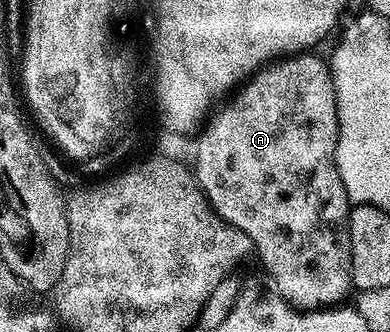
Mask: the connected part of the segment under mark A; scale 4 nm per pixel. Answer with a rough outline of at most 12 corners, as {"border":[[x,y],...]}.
{"border":[[317,53],[225,104],[200,176],[292,307],[353,287]]}

